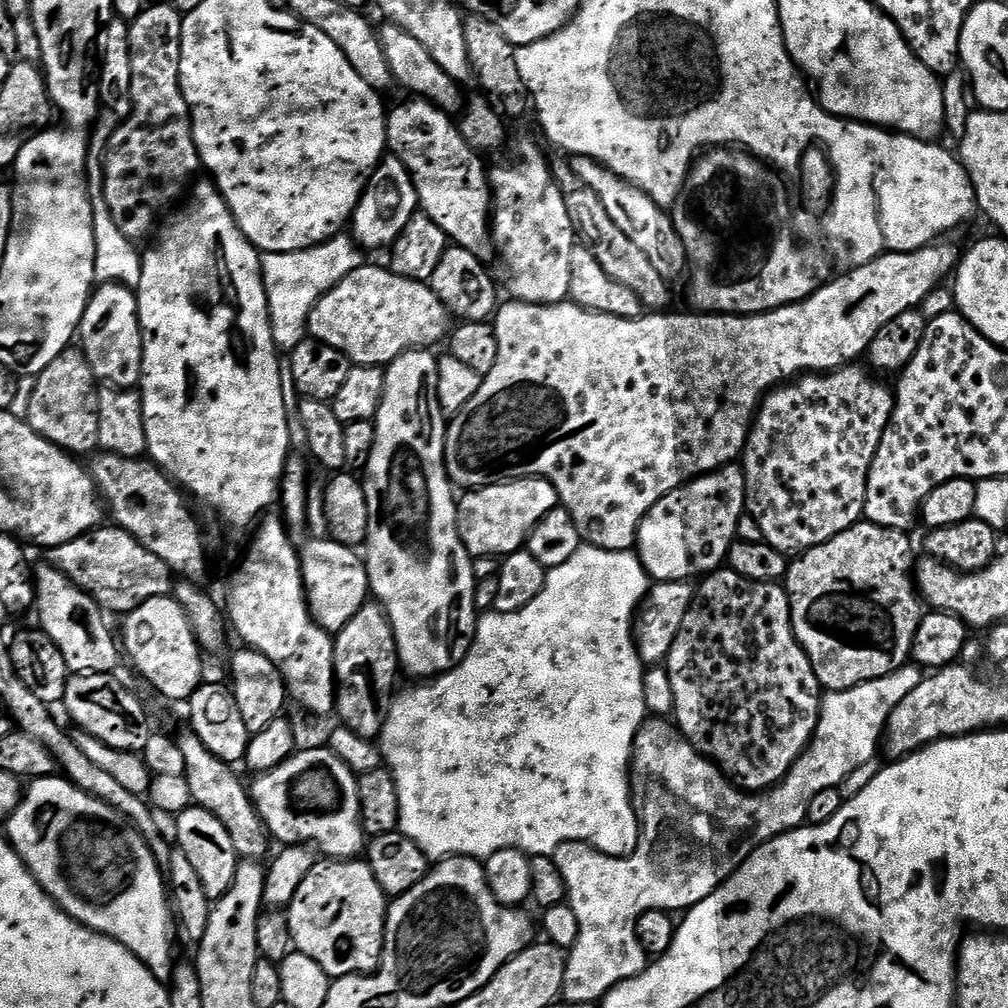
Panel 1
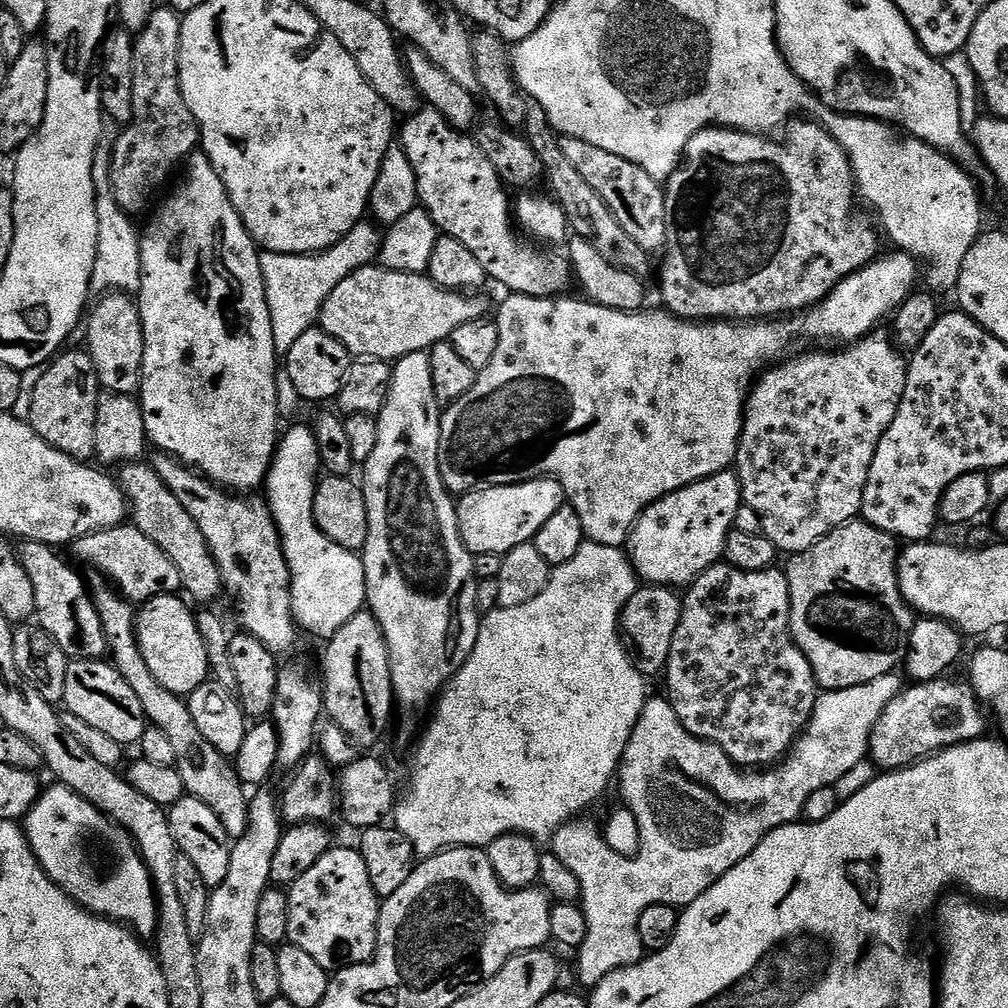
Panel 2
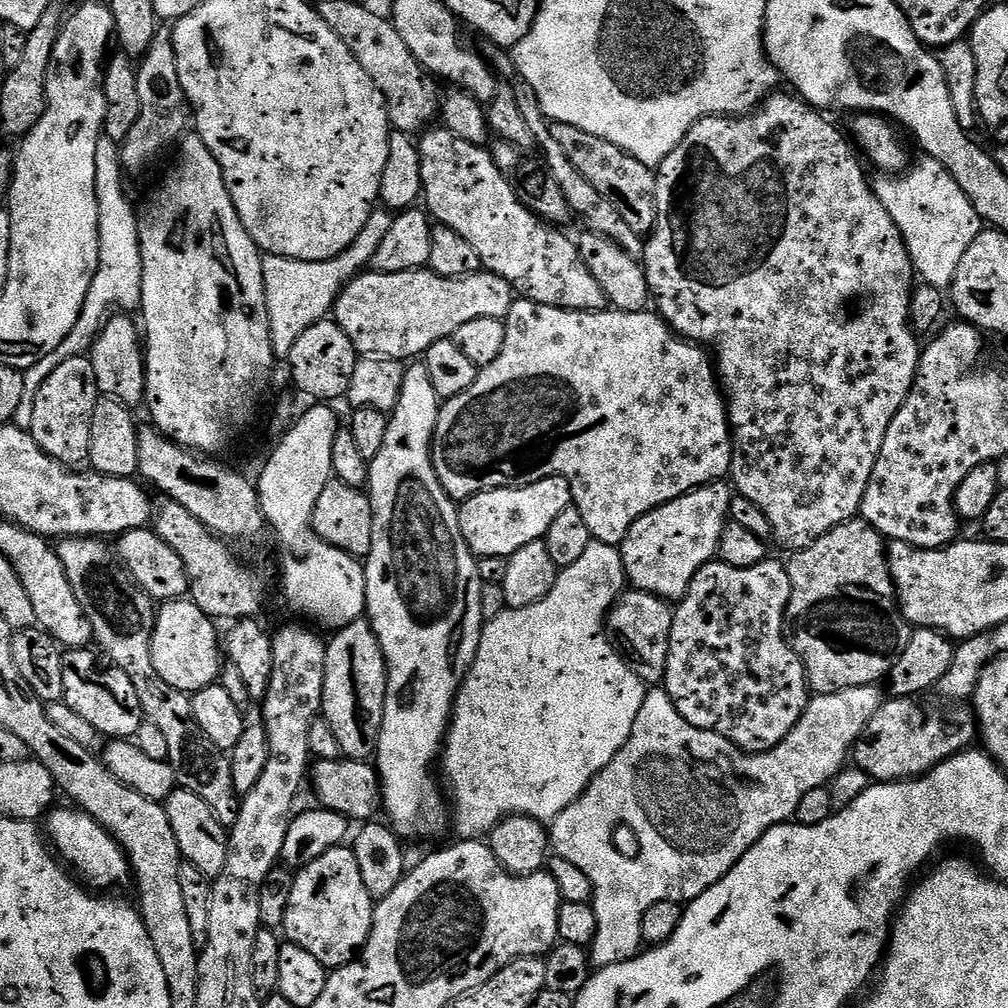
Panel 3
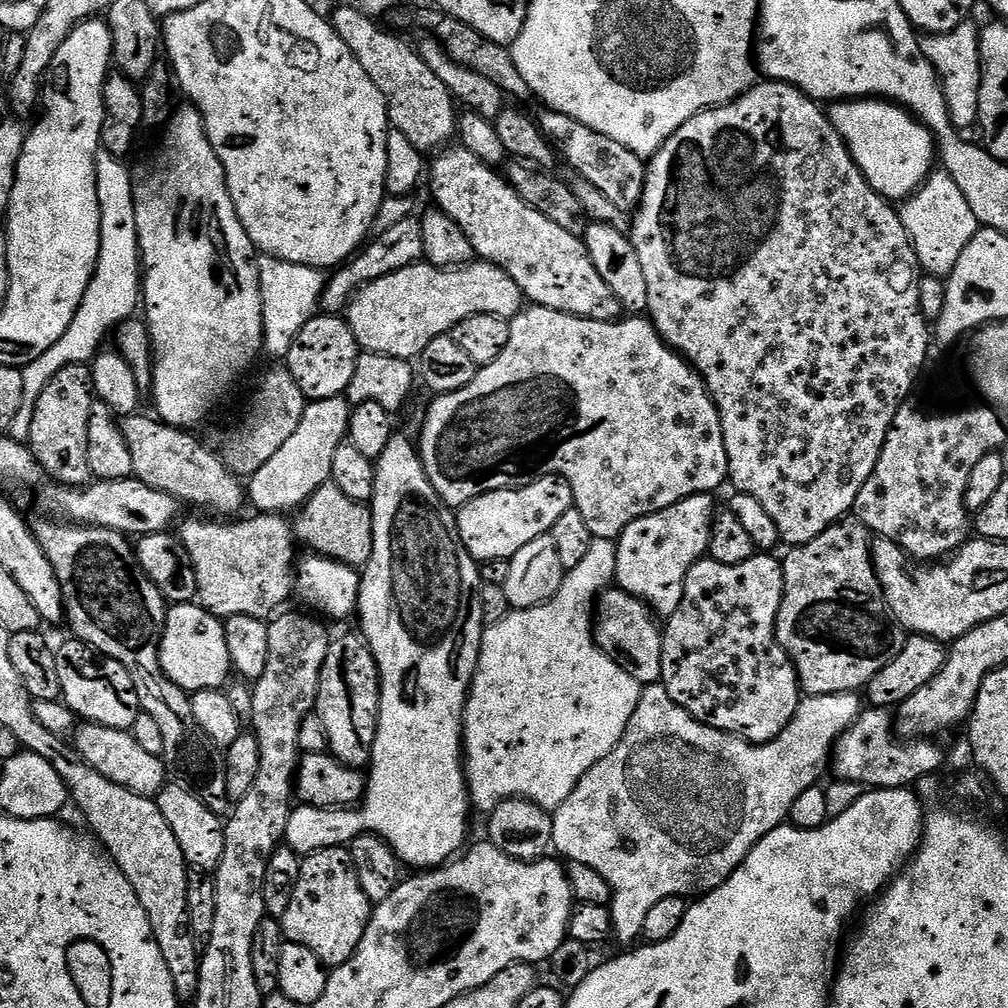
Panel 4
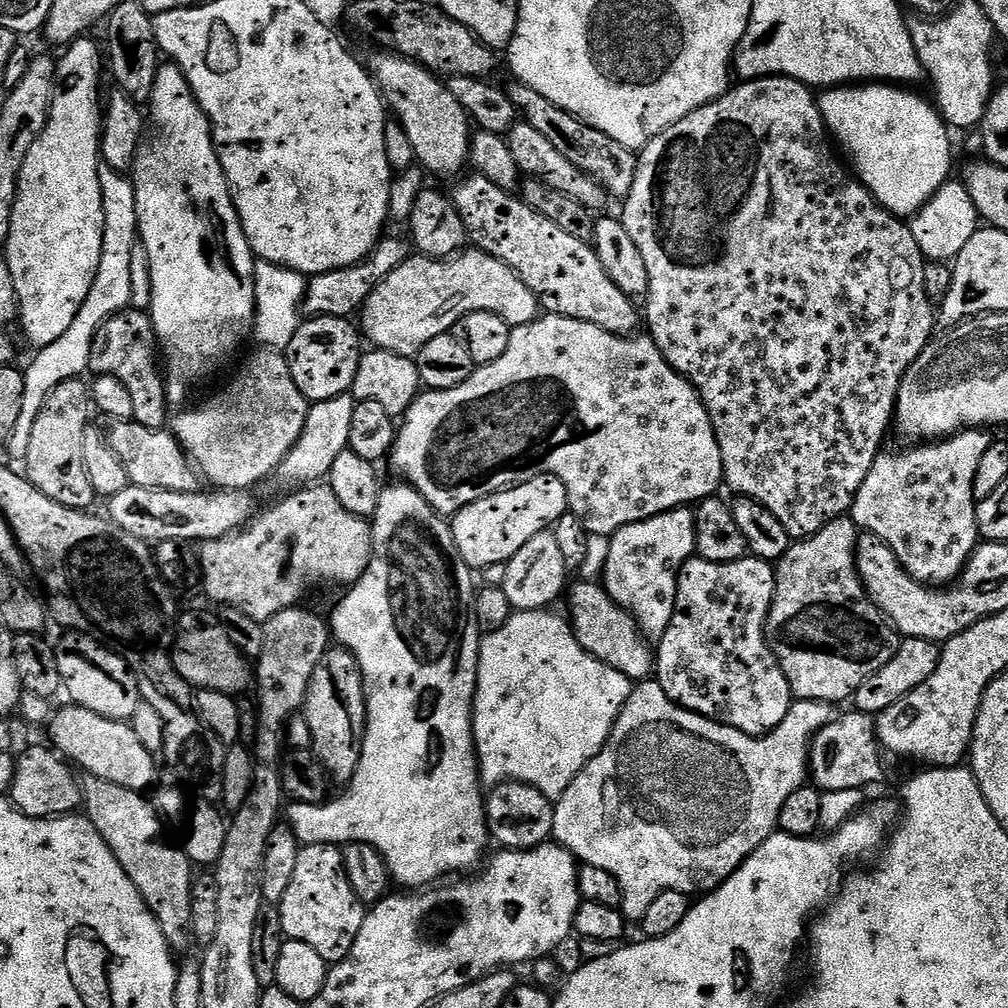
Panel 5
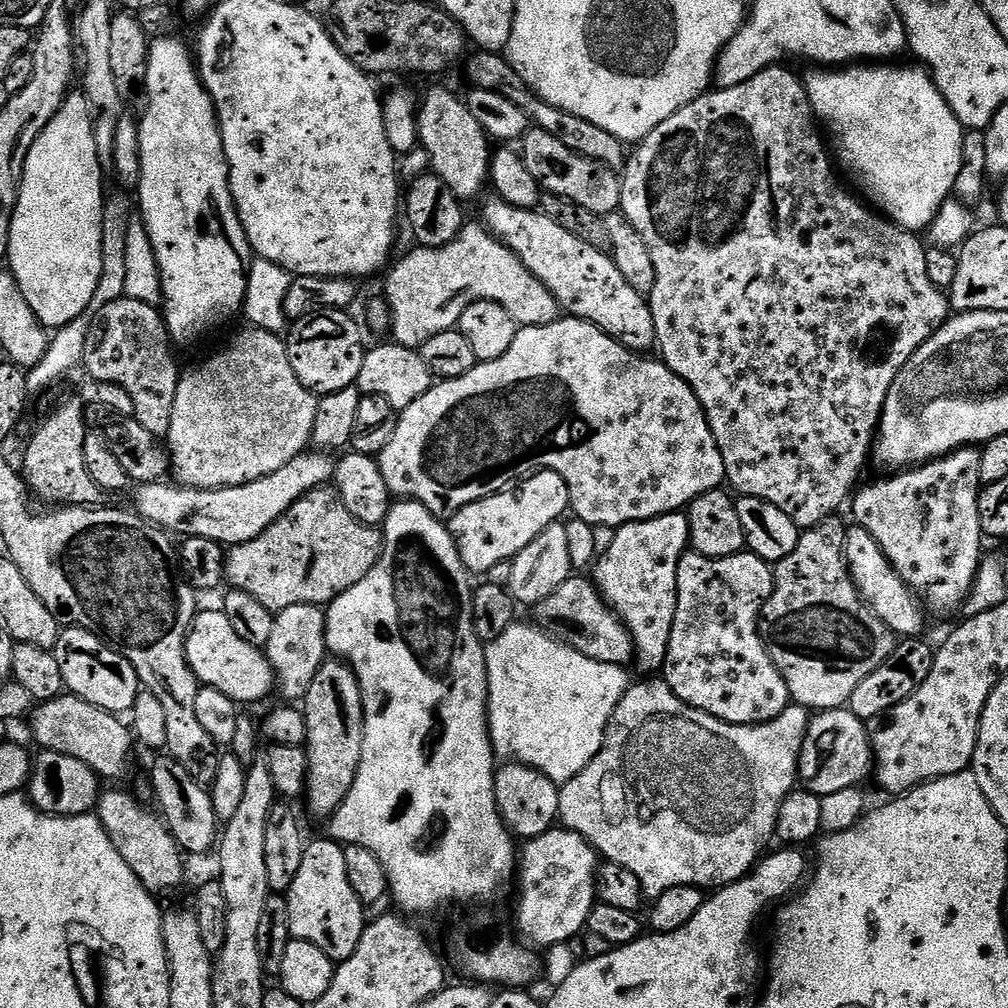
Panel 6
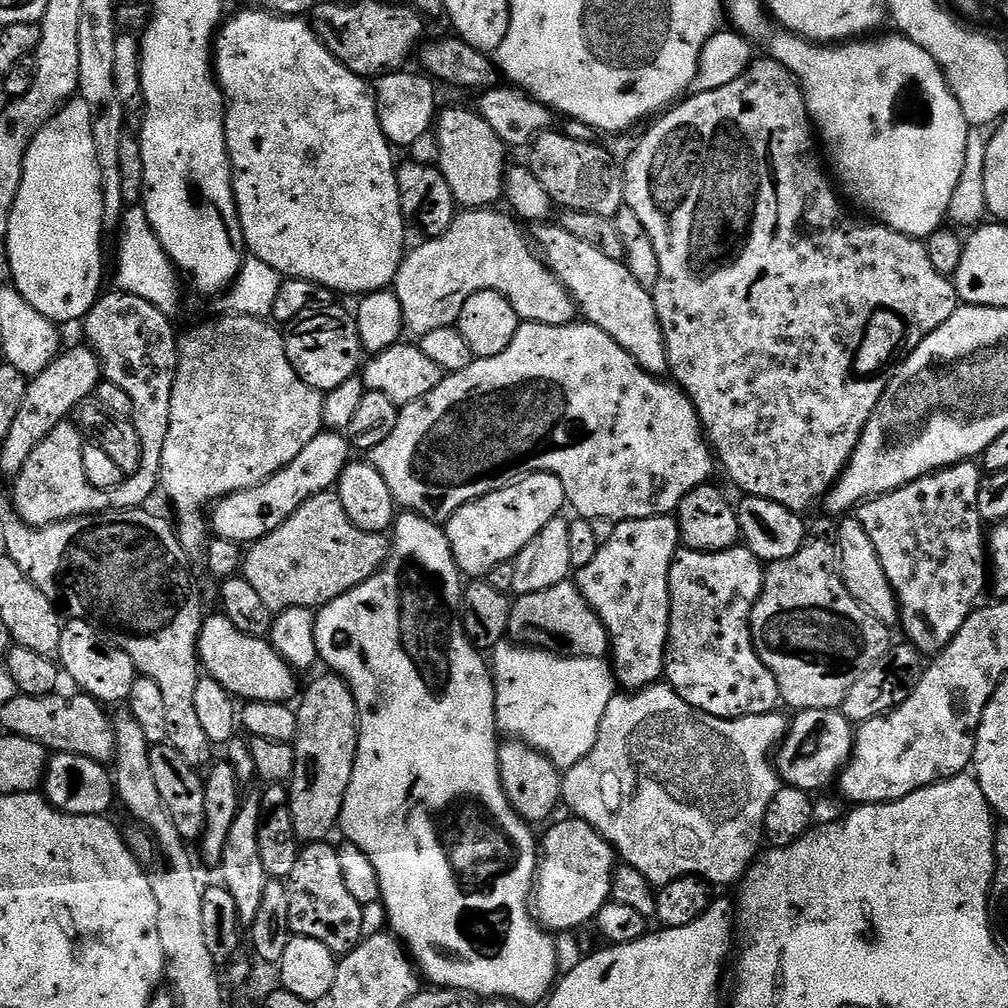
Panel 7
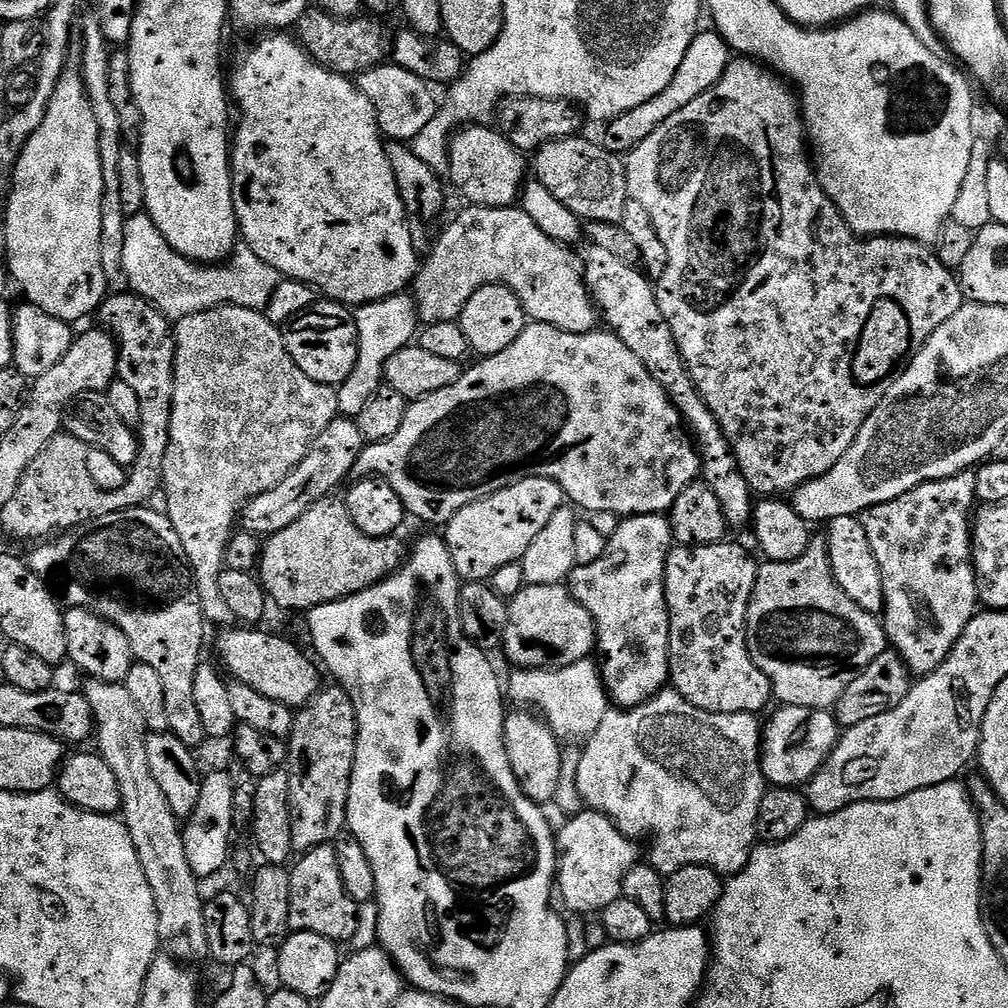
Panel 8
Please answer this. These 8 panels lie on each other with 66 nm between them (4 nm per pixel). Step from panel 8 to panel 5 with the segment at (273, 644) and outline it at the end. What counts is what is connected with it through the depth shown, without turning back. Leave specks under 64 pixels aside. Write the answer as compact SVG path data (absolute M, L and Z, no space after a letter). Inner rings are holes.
M188 616L179 621L178 635L174 640L172 661L181 678L200 690L240 694L250 684L250 664L243 652L237 650L228 637L223 623L207 624L196 616Z

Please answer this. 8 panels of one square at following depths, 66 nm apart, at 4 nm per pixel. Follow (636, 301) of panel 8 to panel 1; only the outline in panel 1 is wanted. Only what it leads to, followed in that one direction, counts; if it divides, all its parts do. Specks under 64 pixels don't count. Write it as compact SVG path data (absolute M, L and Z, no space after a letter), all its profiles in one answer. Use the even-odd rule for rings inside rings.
M404 98L396 109L388 112L388 147L387 151L396 156L406 166L410 178L414 182L419 211L425 212L437 226L442 226L449 241L455 247L470 250L479 260L488 262L493 259L494 249L490 235L490 213L492 210L492 190L490 172L482 161L481 153L468 145L462 138L459 127L453 117L440 108L436 108L428 100Z

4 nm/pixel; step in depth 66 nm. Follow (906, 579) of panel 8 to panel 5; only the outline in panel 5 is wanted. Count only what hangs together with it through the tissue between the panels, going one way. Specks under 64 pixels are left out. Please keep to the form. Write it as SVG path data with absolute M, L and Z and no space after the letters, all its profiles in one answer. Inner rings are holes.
M966 428L935 442L908 446L905 452L881 451L874 466L870 466L870 474L866 474L866 482L862 482L862 490L858 490L854 498L850 515L857 528L886 542L886 546L894 550L898 562L902 562L904 569L919 584L947 586L953 583L981 543L976 521L978 502L974 498L974 478L978 474L982 454L986 454L994 443L994 436L988 432L991 431L984 428Z

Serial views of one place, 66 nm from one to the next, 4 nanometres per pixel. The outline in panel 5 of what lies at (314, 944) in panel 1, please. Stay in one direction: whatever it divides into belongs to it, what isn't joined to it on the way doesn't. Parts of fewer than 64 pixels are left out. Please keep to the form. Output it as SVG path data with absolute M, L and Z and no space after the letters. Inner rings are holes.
M305 844L301 847L300 853L298 854L298 867L294 870L294 882L290 882L290 890L286 890L286 894L280 900L278 907L280 910L280 917L282 918L282 930L284 931L285 937L289 940L306 942L306 946L318 950L318 954L322 954L322 958L330 966L340 964L352 955L352 947L358 938L358 930L362 930L362 922L366 915L365 905L361 904L358 894L354 890L354 886L350 884L350 878L348 877L346 866L344 865L344 853L335 844Z

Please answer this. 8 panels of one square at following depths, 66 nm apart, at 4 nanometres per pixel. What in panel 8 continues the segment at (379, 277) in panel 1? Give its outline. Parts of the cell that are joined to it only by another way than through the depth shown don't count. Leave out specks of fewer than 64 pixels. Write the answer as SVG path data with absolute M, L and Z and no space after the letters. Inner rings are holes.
M479 206L465 207L465 212L460 212L448 225L444 228L444 233L436 240L436 245L432 248L432 253L428 257L423 257L422 263L419 265L416 279L414 281L414 299L416 302L417 317L424 324L433 324L434 322L450 322L451 320L459 321L462 314L462 306L466 306L466 302L470 302L470 294L474 294L474 290L478 290L487 284L505 284L510 290L514 290L514 294L518 294L518 302L522 302L524 313L527 314L529 321L538 324L549 324L563 332L570 334L586 334L587 332L595 332L598 328L598 313L595 304L592 302L592 296L588 293L588 287L584 284L584 278L581 269L574 261L568 257L569 249L563 244L554 242L550 238L546 238L546 234L542 234L542 230L538 230L538 226L534 226L534 221L530 219L530 214L526 214L524 209L519 206L511 208L482 208Z

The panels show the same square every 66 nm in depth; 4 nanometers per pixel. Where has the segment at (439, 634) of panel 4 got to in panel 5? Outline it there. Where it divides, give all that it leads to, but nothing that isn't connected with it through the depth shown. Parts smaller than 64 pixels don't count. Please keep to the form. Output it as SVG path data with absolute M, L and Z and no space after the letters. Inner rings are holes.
M407 482L399 483L400 484L392 484L389 488L387 485L386 490L381 491L378 510L376 511L376 515L371 517L370 523L372 525L372 542L374 547L372 549L372 561L366 570L366 574L362 574L362 578L357 580L355 584L351 585L351 587L345 591L348 593L341 598L340 605L336 608L336 613L334 613L333 616L330 616L330 632L334 637L335 643L339 645L339 647L349 648L351 652L355 653L364 674L365 692L368 698L368 729L364 732L364 749L362 750L360 765L358 766L356 773L352 775L350 783L347 785L347 788L349 788L348 793L346 793L345 796L340 796L337 800L335 800L335 798L329 799L327 802L319 805L315 810L305 810L301 805L295 802L289 803L286 808L286 820L287 823L291 824L294 834L300 839L301 845L335 844L337 846L343 846L345 844L369 844L370 846L374 846L380 851L382 858L386 858L386 866L392 871L392 879L397 885L409 884L409 889L420 890L425 886L432 886L437 882L443 881L445 877L447 877L444 876L447 872L456 872L452 874L464 874L467 873L464 872L467 868L473 867L472 869L475 869L477 865L485 859L484 851L487 850L488 844L490 845L488 814L486 811L486 792L485 789L480 789L480 784L482 785L482 773L476 750L476 735L472 732L472 706L476 703L476 679L478 678L478 666L480 665L480 641L482 639L482 629L478 622L478 618L476 617L476 594L478 591L478 584L475 584L475 582L472 581L472 576L474 576L473 569L468 567L468 563L464 561L462 554L458 554L458 546L454 542L451 523L449 523L445 517L441 516L439 512L433 510L430 506L430 502L426 502L426 498L422 498L422 494L419 490L412 487L412 485Z

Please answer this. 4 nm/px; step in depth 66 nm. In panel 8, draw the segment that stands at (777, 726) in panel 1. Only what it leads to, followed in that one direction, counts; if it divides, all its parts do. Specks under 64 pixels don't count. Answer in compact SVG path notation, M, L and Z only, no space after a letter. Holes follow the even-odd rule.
M731 542L711 544L710 546L698 546L697 548L676 546L673 547L672 551L668 554L666 574L664 575L664 589L666 590L668 617L670 618L670 646L668 647L668 675L670 677L670 684L675 692L682 694L682 698L686 698L686 702L690 702L694 706L698 706L707 712L725 712L726 714L751 712L753 714L760 714L763 713L762 710L768 703L773 703L774 697L770 682L766 678L766 674L762 674L762 670L758 670L758 666L754 666L754 662L748 653L748 631L746 630L746 622L748 621L750 598L752 597L754 582L756 581L757 567L757 561L752 561L751 554L748 553L742 545L731 544Z

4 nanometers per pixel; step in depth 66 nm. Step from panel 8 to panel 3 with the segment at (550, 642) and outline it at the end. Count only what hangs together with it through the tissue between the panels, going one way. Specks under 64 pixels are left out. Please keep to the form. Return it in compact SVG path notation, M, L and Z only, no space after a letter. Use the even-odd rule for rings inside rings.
M625 590L612 605L606 617L606 632L610 643L621 658L645 685L660 686L664 683L666 658L670 650L670 630L674 608L669 601L649 592Z

